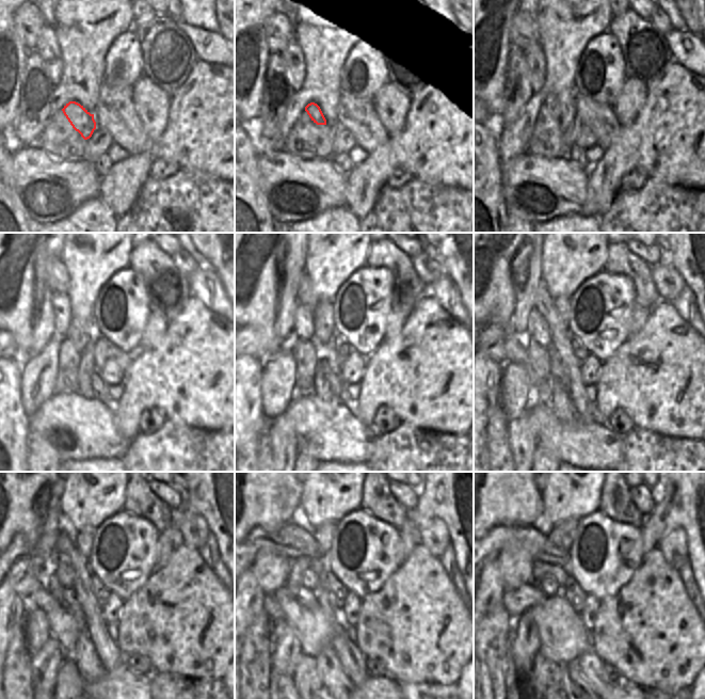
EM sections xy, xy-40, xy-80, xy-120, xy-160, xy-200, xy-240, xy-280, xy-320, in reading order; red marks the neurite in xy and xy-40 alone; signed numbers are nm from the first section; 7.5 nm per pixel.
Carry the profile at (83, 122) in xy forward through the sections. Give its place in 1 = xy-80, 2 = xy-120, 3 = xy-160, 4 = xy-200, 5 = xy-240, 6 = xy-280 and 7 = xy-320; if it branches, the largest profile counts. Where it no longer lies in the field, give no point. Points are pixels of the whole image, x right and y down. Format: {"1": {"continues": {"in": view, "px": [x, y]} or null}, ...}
{"1": {"continues": {"in": "xy-80", "px": [551, 101]}}, "2": {"continues": {"in": "xy-120", "px": [80, 333]}}, "3": {"continues": {"in": "xy-160", "px": [324, 331]}}, "4": {"continues": {"in": "xy-200", "px": [563, 305]}}, "5": {"continues": {"in": "xy-240", "px": [84, 539]}}, "6": {"continues": {"in": "xy-280", "px": [323, 534]}}, "7": {"continues": {"in": "xy-320", "px": [563, 533]}}}

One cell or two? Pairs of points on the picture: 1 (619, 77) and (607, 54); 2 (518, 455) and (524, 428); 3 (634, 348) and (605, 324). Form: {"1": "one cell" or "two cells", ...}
{"1": "one cell", "2": "one cell", "3": "two cells"}

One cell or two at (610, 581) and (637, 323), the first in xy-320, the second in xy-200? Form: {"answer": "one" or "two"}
{"answer": "two"}

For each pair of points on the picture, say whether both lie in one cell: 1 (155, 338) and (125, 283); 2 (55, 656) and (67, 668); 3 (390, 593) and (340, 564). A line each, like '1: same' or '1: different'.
1: different
2: different
3: different

